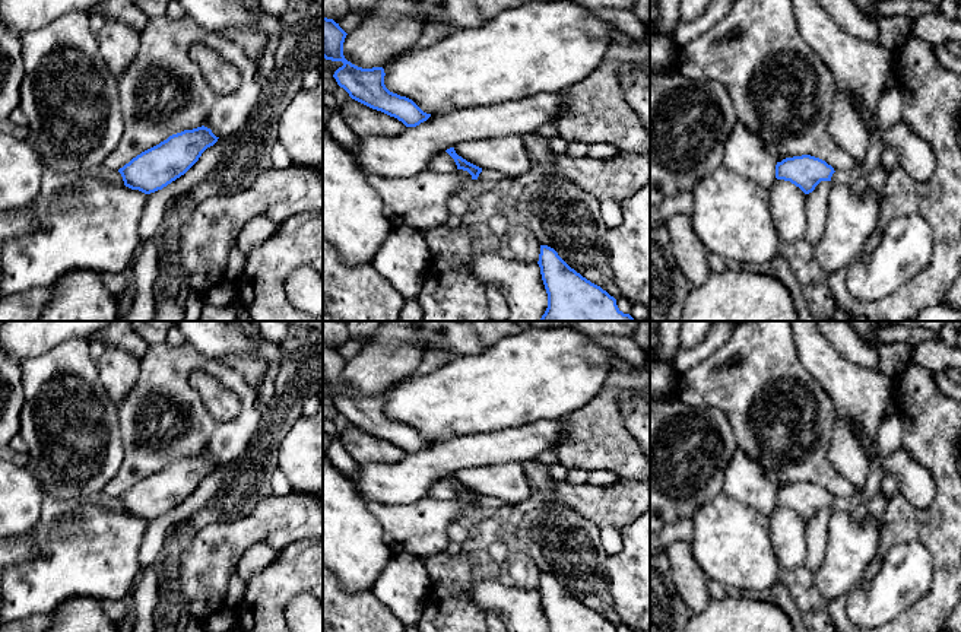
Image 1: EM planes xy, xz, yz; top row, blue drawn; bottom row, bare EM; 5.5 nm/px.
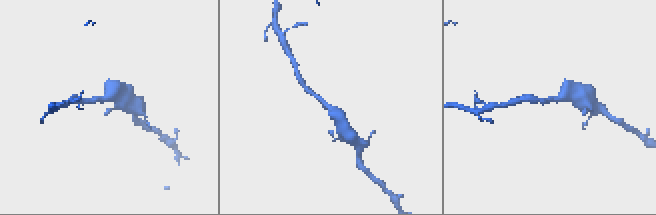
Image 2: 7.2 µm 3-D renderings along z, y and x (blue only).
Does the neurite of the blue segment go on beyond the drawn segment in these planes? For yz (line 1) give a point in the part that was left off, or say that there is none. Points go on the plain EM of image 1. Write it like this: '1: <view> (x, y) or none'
1: none

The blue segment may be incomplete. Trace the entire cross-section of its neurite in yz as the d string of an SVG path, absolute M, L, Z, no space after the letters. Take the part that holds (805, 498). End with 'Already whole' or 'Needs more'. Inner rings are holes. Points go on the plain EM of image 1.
M811 483L786 485L776 492L776 505L790 508L805 521L809 521L821 508L831 508L834 495L825 488Z. Already whole

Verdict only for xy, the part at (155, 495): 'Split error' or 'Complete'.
Complete

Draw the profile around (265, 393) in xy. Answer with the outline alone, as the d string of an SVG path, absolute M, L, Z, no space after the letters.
M269 363L267 365L267 369L266 369L266 374L264 374L264 378L261 381L261 385L260 388L256 391L257 394L257 403L260 406L267 406L270 403L270 400L273 398L273 394L275 394L275 379L276 379L276 375L279 372L279 365L277 363Z

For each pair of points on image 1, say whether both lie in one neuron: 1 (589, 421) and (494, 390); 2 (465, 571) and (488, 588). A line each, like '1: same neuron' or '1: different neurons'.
1: different neurons
2: different neurons

